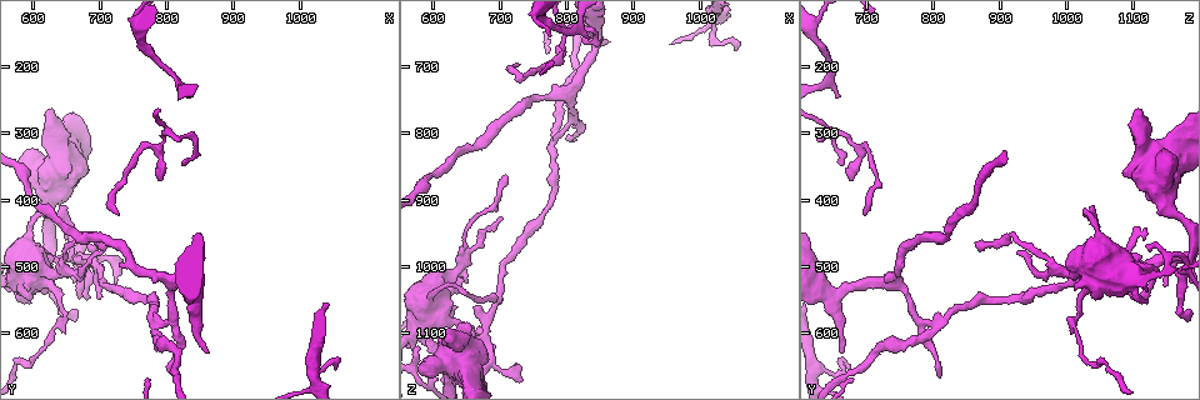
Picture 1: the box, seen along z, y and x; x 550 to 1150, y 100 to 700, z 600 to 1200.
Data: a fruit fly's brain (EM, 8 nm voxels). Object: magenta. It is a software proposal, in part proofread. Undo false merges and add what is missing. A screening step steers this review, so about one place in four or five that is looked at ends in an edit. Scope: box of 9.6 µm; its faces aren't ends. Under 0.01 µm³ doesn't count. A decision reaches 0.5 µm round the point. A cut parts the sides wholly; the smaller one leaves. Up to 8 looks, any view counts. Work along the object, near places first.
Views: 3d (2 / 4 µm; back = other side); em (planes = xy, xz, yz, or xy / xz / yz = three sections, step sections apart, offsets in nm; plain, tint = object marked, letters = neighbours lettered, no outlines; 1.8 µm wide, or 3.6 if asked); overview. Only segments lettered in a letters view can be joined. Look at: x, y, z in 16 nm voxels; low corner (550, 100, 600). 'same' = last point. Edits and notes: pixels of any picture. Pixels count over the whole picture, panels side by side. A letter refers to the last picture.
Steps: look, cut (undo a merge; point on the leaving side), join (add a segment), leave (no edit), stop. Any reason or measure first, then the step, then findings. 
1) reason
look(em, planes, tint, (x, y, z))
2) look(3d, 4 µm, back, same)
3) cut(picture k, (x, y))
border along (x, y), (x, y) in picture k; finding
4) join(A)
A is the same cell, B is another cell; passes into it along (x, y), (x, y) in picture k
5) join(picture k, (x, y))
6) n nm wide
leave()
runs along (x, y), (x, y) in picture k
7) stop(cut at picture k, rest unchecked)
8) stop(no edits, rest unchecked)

an open end
look(3d, 4 µm, (730, 425, 690))

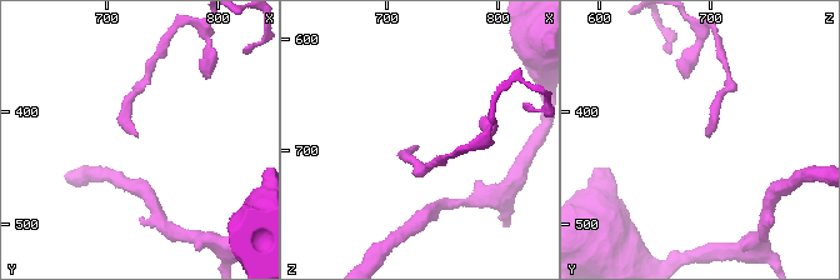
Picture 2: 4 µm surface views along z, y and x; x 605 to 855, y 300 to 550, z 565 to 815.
look(em, planes, tint, (728, 418, 696))

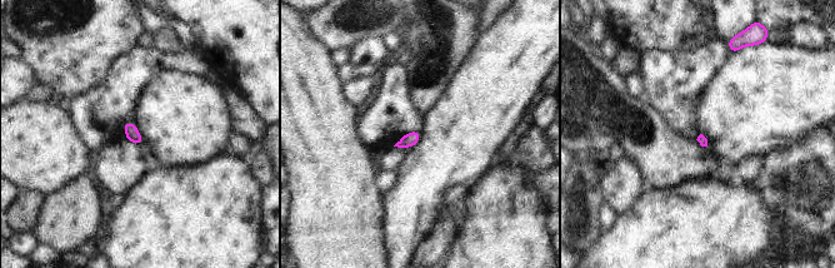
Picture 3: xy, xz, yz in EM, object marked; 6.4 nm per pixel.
look(em, planes, letters, same)

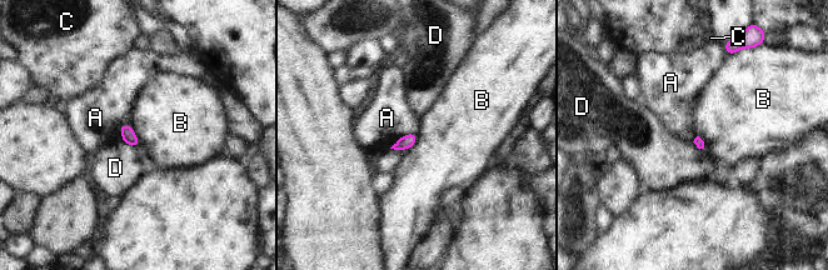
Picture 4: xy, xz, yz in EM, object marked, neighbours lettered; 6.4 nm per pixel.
leave()
A, B, C and D are other cells; none of them fits

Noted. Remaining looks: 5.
thin end
look(em, xy, step 8, tint, (835, 250, 655))

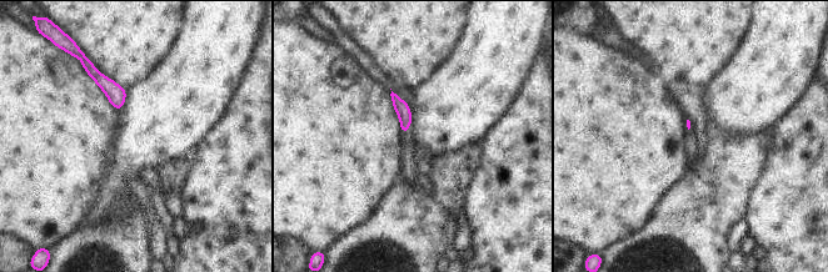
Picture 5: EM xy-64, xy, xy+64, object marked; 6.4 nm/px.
what lies round it
look(em, xy, step 8, letters, same)

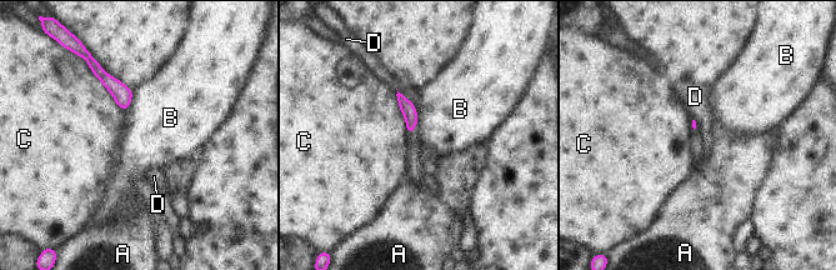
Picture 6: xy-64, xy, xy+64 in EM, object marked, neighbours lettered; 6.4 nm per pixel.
leave()
A, B, C and D are other cells; border along (414, 105), (416, 126) in picture 6; no lettered segment goes on from it

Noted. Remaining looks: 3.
look(em, planes, letters, (865, 630, 660))

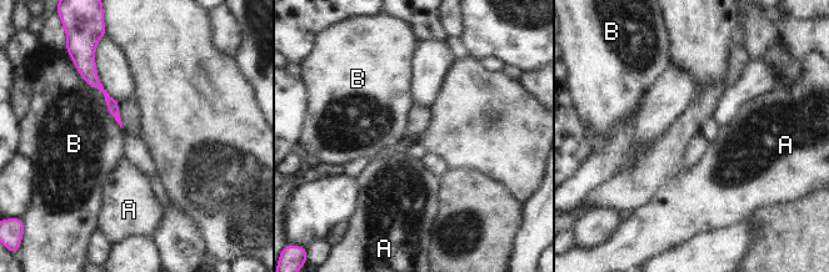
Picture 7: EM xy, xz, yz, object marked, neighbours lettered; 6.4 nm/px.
leave()
A and B are other cells; border along (76, 70), (103, 94), (123, 129) in picture 7; no lettered segment goes on from it

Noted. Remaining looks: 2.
stop(no edits, rest unchecked)

